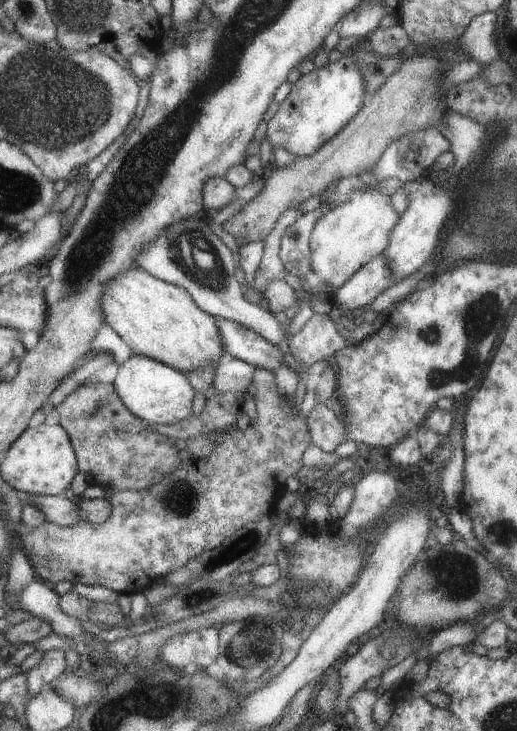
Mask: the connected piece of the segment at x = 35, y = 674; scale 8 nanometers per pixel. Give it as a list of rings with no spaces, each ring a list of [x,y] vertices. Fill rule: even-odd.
[[[57,649],[45,651],[41,660],[33,668],[27,669],[25,678],[27,678],[27,694],[29,696],[37,694],[39,688],[47,685],[65,670],[67,665],[63,653],[63,651]]]

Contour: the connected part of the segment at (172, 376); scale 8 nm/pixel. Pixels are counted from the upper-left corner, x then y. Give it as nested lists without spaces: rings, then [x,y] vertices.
[[[130,355],[124,360],[117,368],[112,386],[125,408],[147,424],[175,424],[192,413],[191,402],[195,391],[186,376],[147,356]]]

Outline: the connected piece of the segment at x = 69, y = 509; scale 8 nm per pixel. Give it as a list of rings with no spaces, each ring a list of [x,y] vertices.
[[[17,491],[16,495],[21,505],[29,504],[41,510],[45,521],[61,526],[73,526],[81,522],[75,500],[65,499],[62,494],[38,495]]]

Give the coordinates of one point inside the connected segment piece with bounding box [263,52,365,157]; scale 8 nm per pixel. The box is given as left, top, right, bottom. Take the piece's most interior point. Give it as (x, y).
(319, 103)

